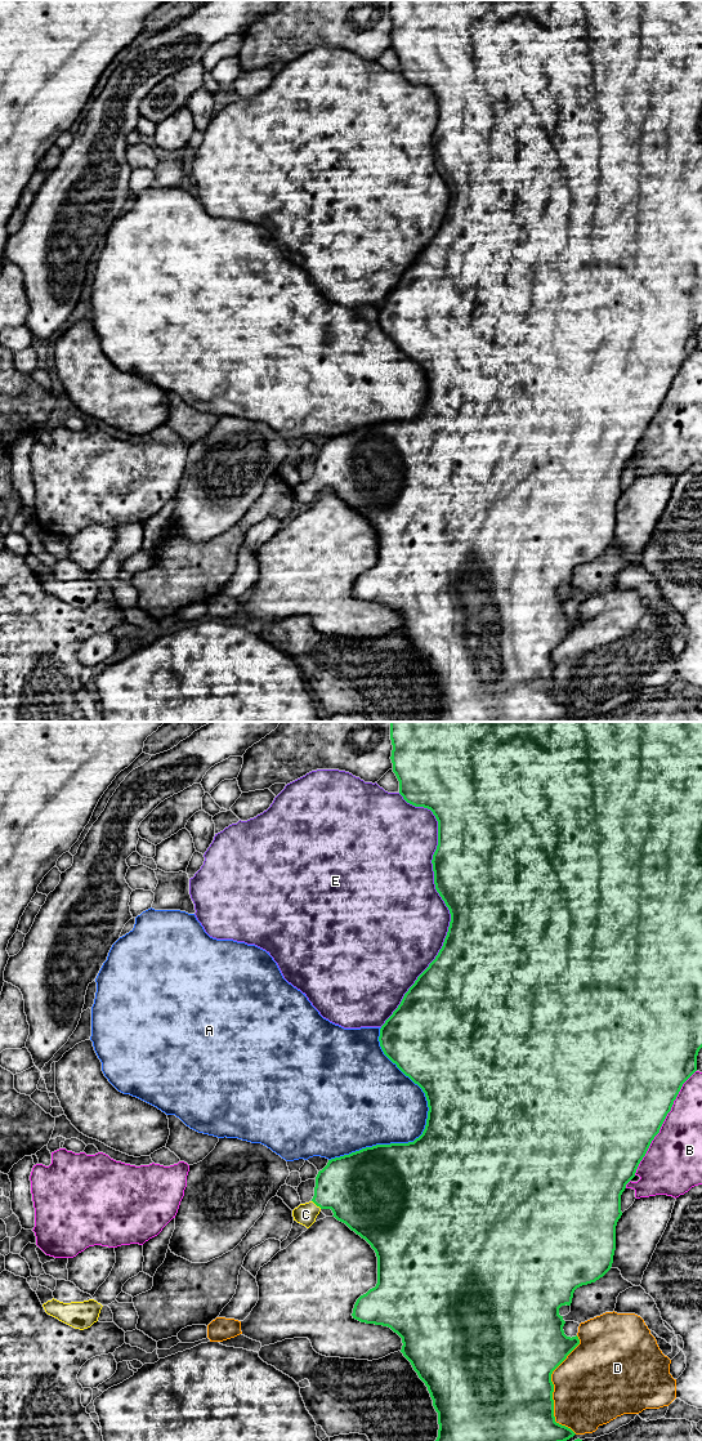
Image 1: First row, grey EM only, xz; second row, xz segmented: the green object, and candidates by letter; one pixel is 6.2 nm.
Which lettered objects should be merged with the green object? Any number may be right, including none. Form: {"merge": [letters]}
{"merge": ["C"]}

